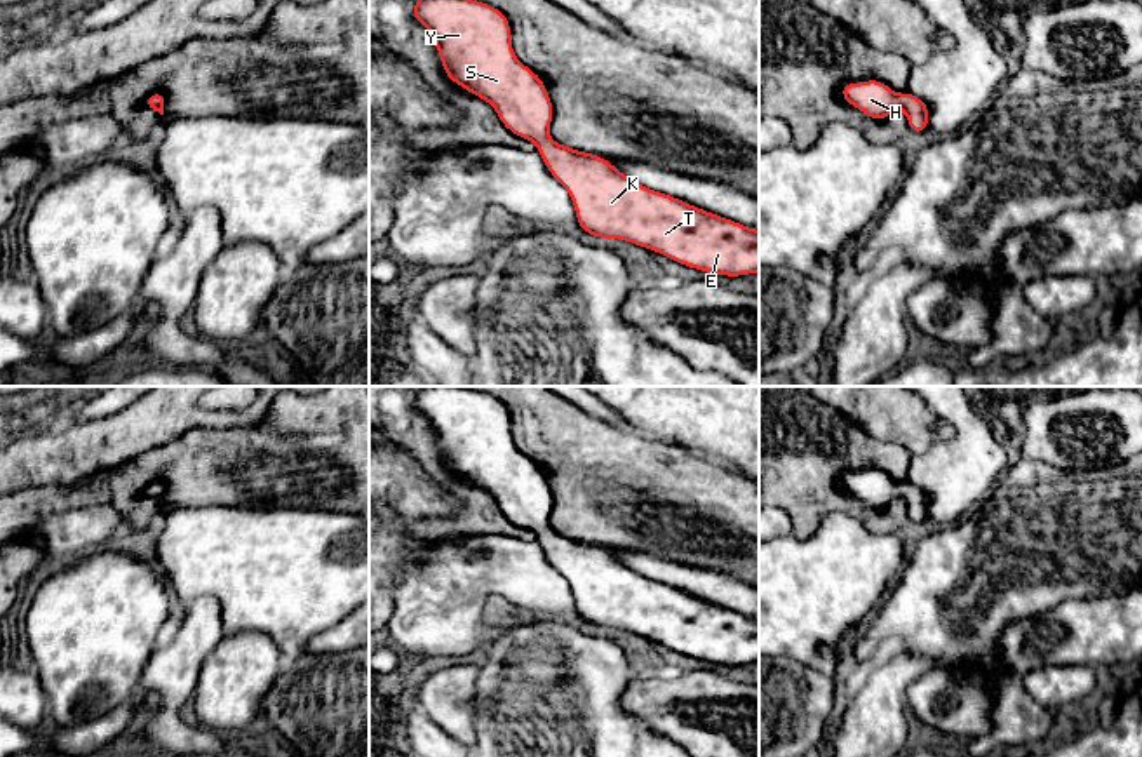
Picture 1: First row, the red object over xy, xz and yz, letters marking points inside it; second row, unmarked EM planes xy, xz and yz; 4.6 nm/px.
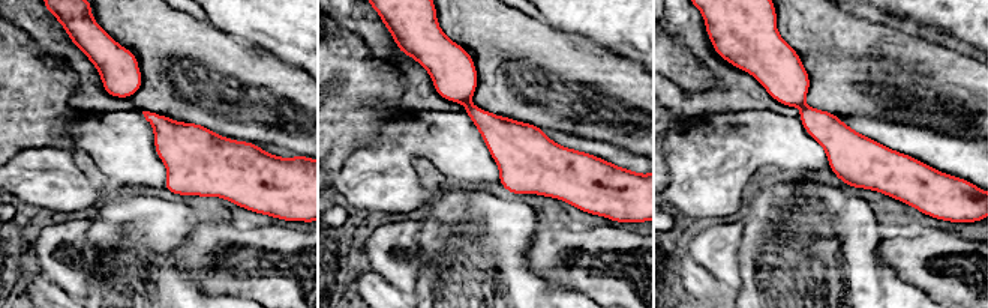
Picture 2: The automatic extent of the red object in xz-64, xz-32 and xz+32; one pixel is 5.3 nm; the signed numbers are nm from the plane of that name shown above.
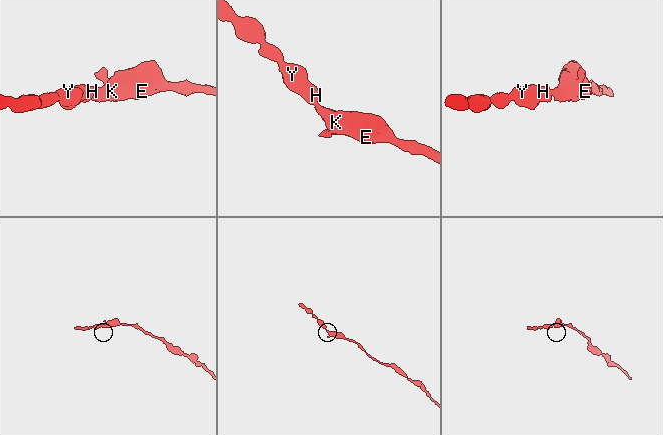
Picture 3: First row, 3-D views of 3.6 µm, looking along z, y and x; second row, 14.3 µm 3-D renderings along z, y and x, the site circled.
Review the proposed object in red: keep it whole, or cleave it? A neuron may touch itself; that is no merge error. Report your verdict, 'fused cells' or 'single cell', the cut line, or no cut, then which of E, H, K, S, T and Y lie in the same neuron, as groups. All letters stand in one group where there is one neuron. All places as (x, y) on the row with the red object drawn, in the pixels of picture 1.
single cell | no cut | E H K S T Y

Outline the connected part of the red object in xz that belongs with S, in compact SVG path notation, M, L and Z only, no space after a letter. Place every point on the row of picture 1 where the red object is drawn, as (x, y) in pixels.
M418 0L413 5L413 19L427 26L447 78L487 101L510 132L536 144L548 172L571 195L581 230L595 238L632 242L712 275L759 273L759 230L653 191L602 157L562 146L548 136L554 118L548 90L541 78L515 57L510 24L501 10L477 0Z

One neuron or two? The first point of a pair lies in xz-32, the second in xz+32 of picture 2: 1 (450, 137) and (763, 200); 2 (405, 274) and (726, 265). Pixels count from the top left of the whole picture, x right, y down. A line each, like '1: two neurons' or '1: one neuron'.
1: two neurons
2: one neuron

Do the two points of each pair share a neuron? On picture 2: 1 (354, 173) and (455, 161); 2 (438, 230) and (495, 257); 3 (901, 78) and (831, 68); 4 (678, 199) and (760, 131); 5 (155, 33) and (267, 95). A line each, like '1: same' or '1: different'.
1: same
2: same
3: same
4: same
5: same

